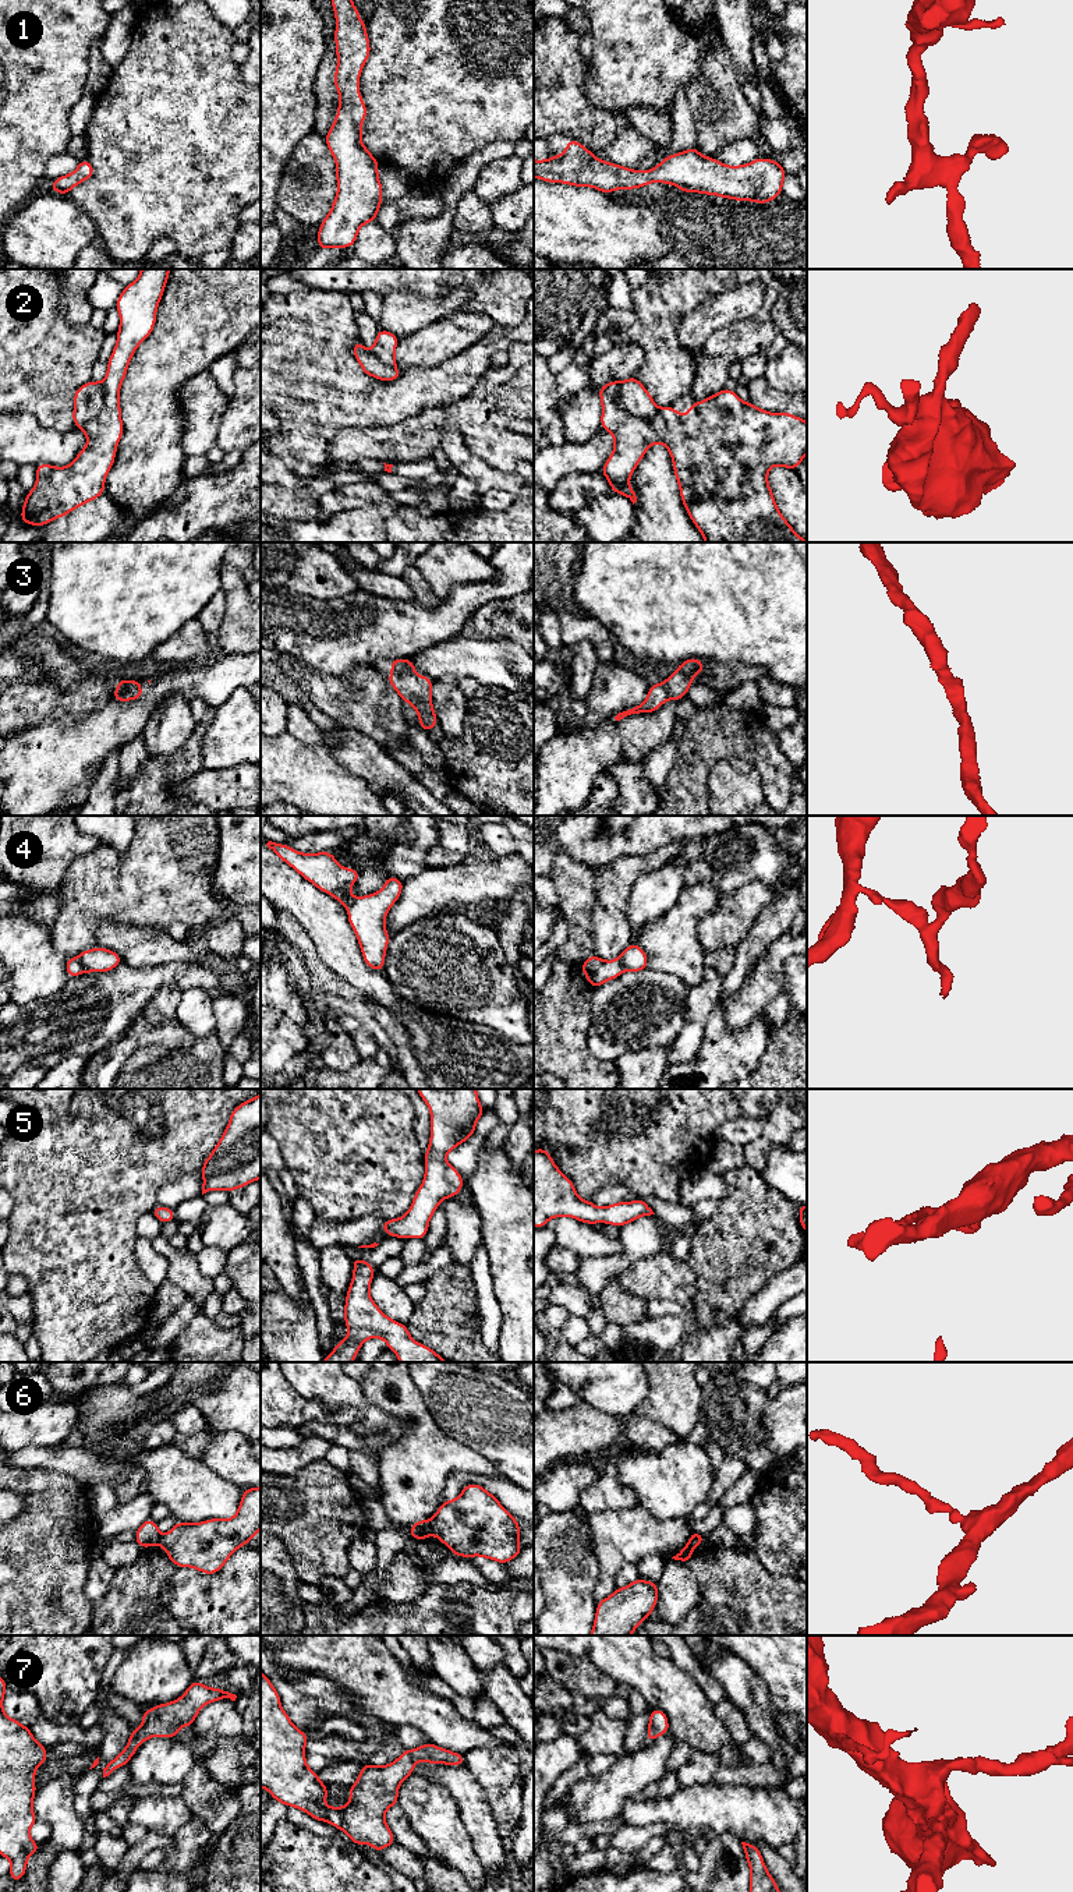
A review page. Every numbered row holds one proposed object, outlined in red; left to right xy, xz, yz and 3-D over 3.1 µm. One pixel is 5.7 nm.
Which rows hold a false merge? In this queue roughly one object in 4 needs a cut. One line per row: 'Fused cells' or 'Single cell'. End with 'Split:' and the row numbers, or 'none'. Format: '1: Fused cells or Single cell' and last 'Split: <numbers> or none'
1: Single cell
2: Fused cells
3: Single cell
4: Fused cells
5: Single cell
6: Fused cells
7: Single cell
Split: 2, 4, 6

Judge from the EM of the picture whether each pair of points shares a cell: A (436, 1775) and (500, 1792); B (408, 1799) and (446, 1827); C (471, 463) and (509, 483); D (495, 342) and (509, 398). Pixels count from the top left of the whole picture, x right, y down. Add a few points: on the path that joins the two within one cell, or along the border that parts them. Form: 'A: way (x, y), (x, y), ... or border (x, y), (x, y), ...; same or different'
A: border (464, 1764), (480, 1785), (493, 1817); different
B: way (418, 1799), (436, 1817); same
C: way (481, 473), (487, 478), (499, 480); same
D: border (519, 340), (514, 340), (505, 350); different

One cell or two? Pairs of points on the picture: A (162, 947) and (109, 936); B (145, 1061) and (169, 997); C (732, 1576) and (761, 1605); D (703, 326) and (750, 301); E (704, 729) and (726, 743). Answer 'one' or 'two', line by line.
A: one
B: two
C: one
D: one
E: one

